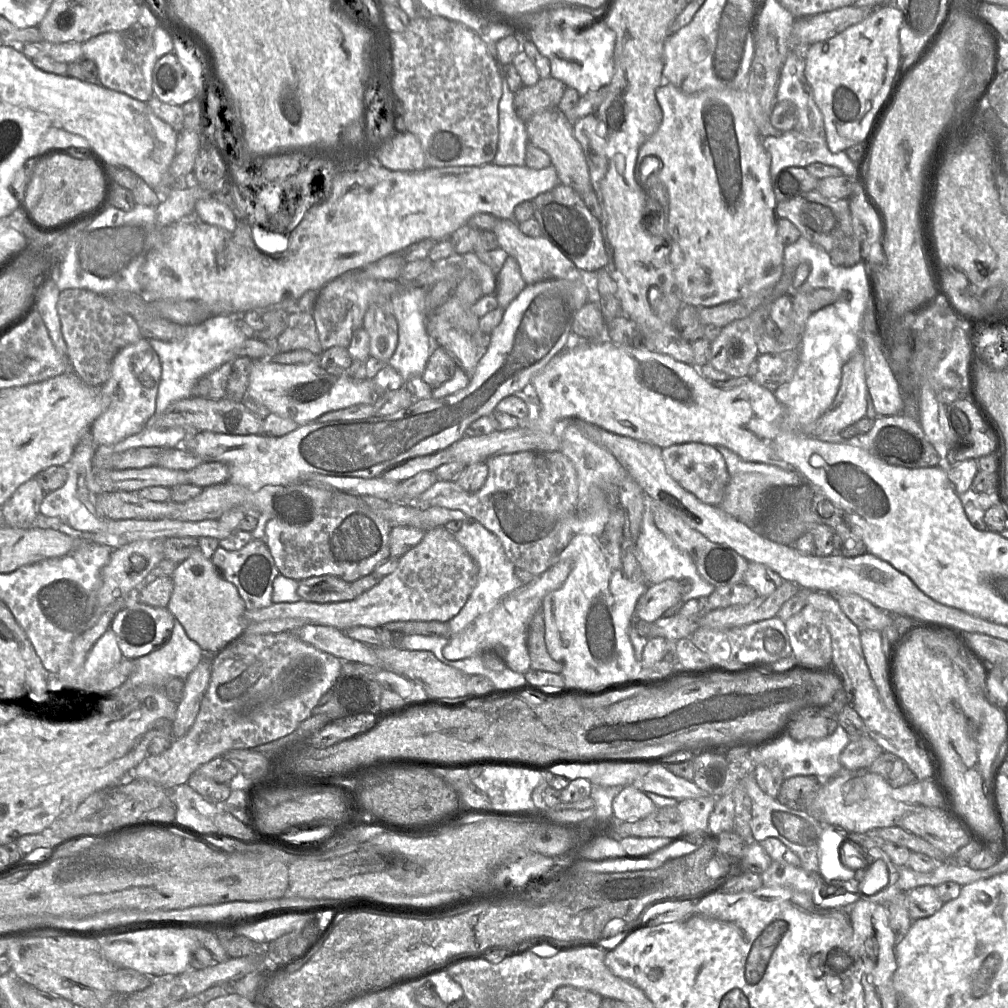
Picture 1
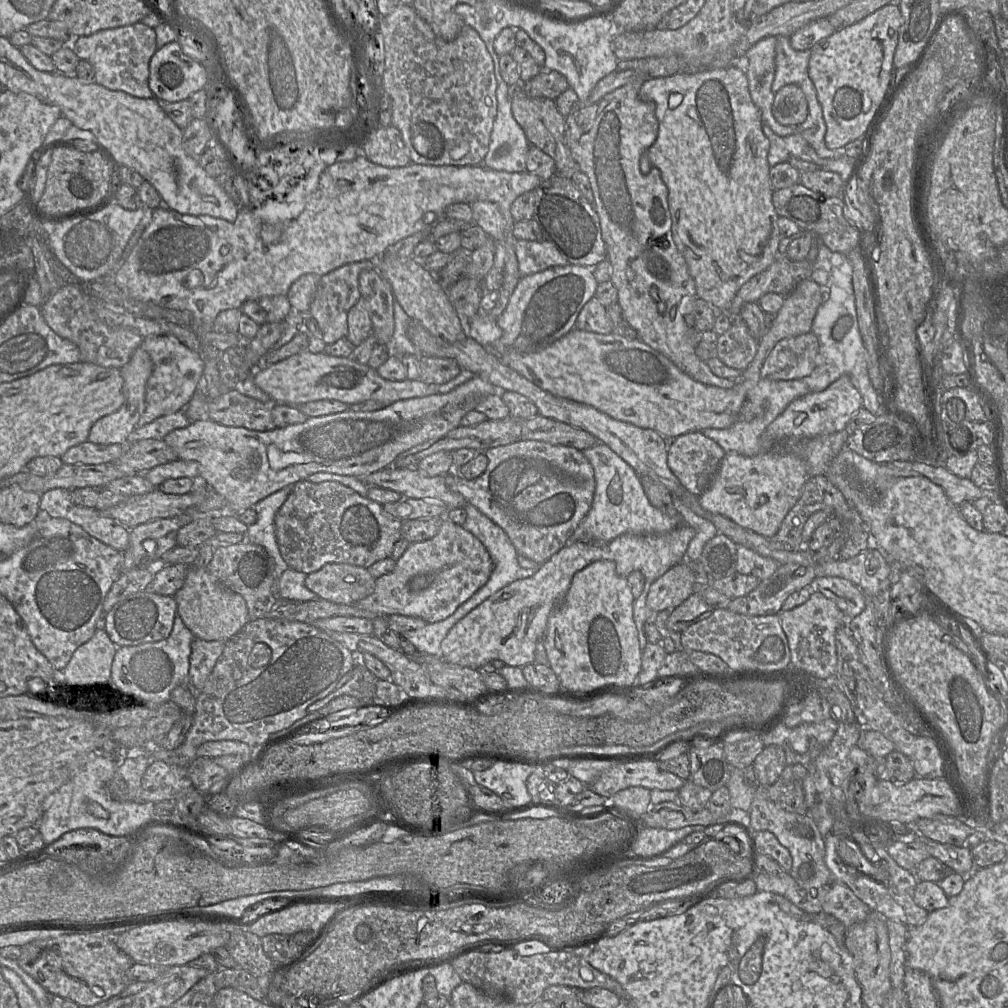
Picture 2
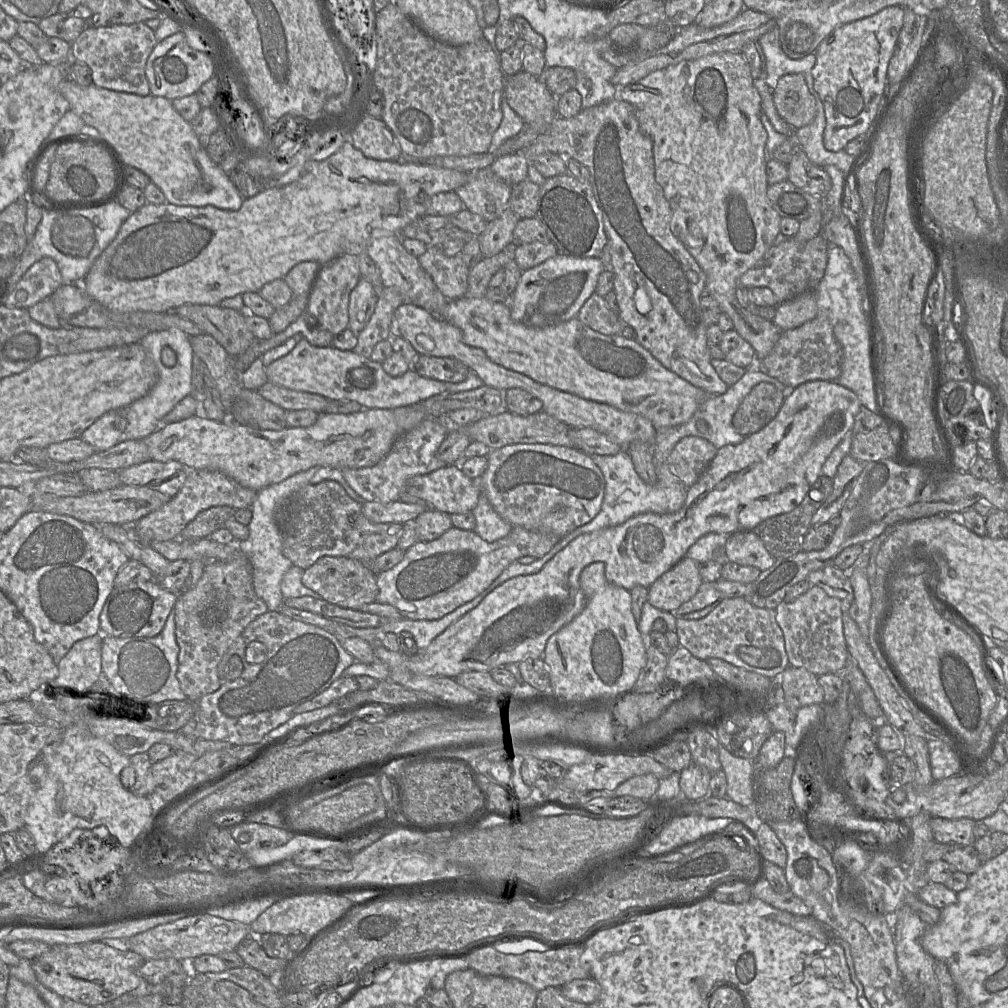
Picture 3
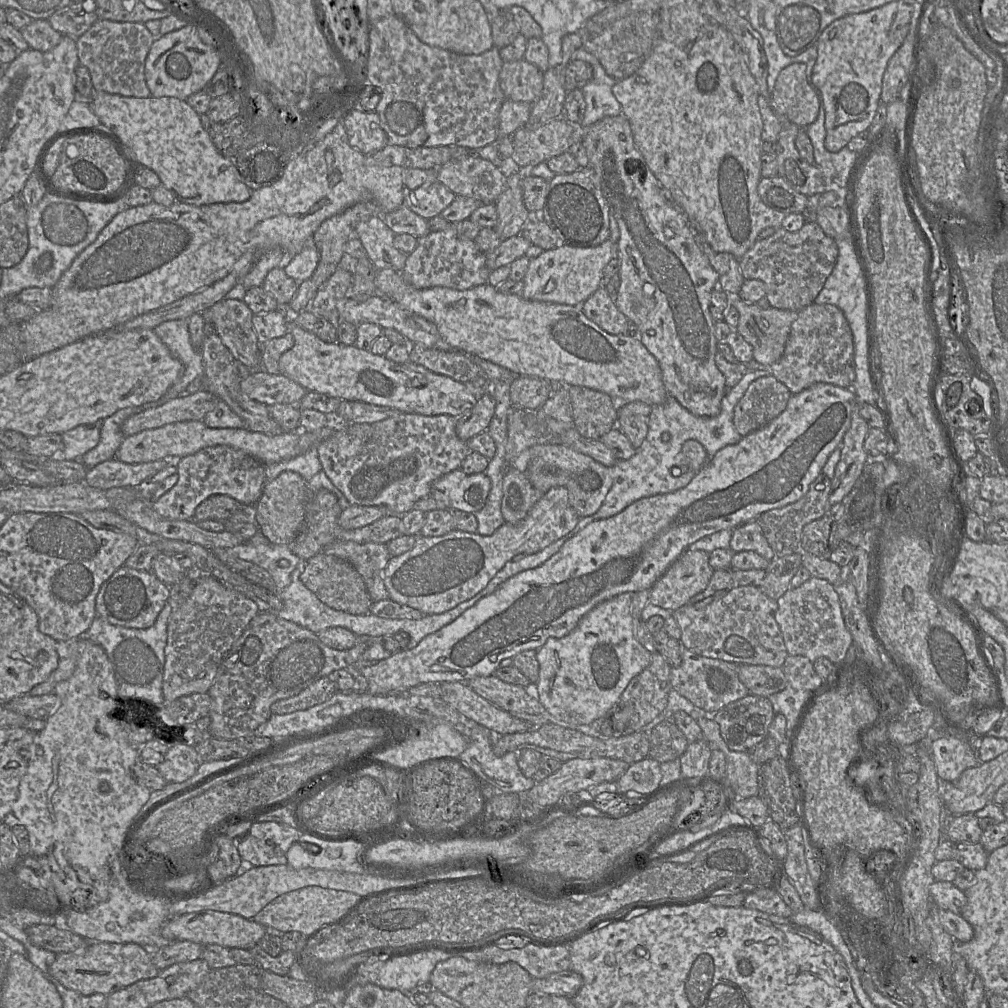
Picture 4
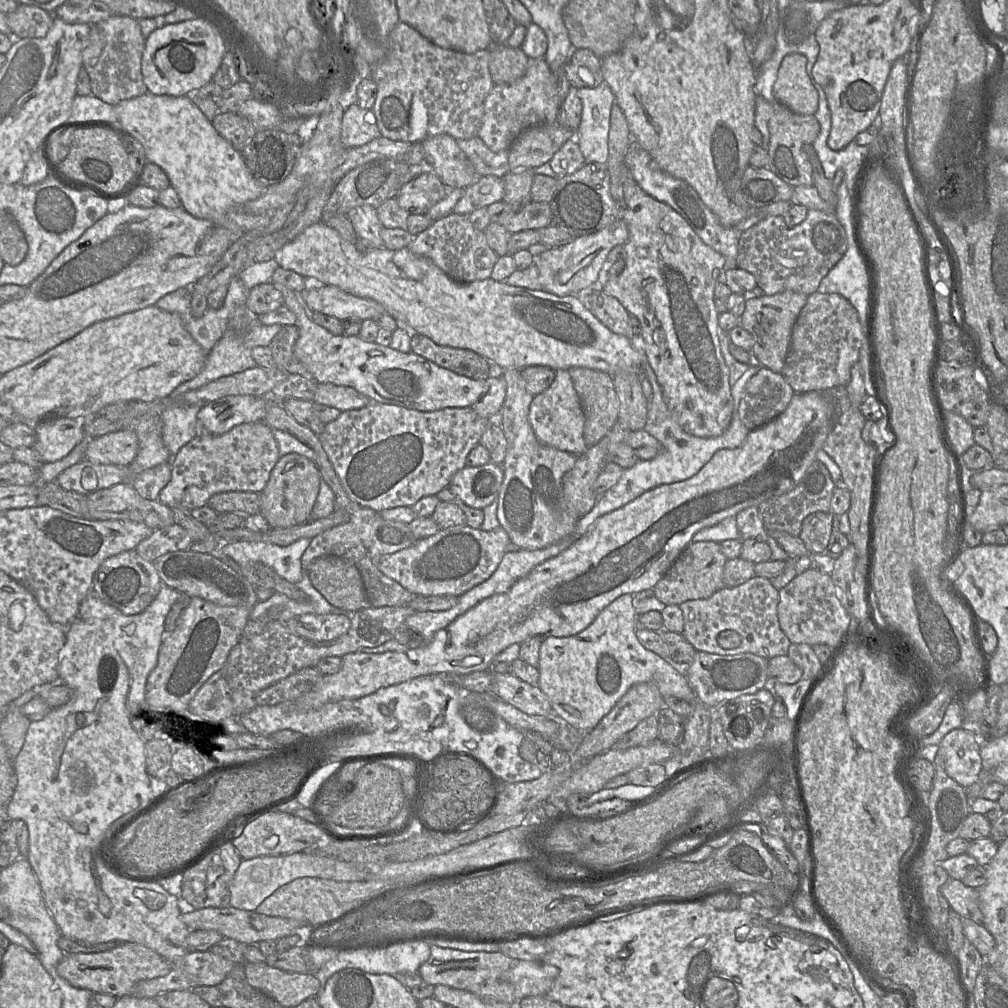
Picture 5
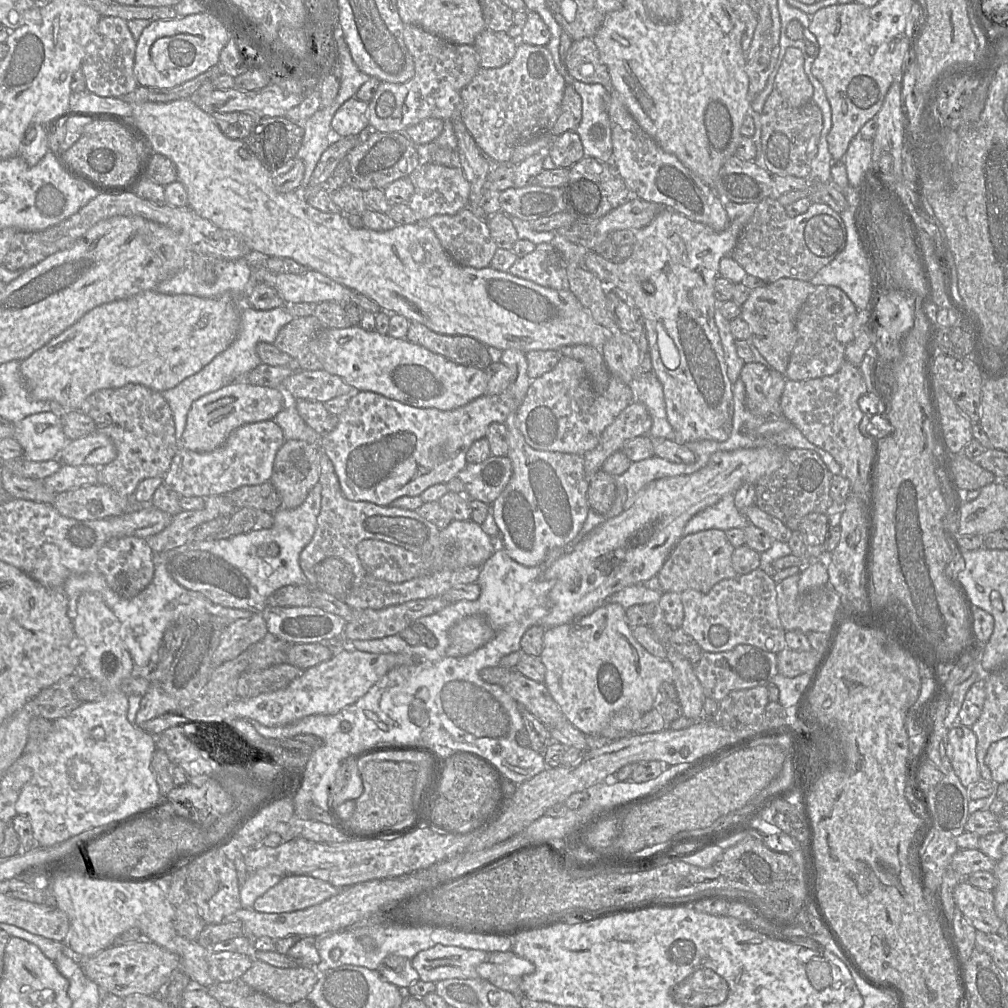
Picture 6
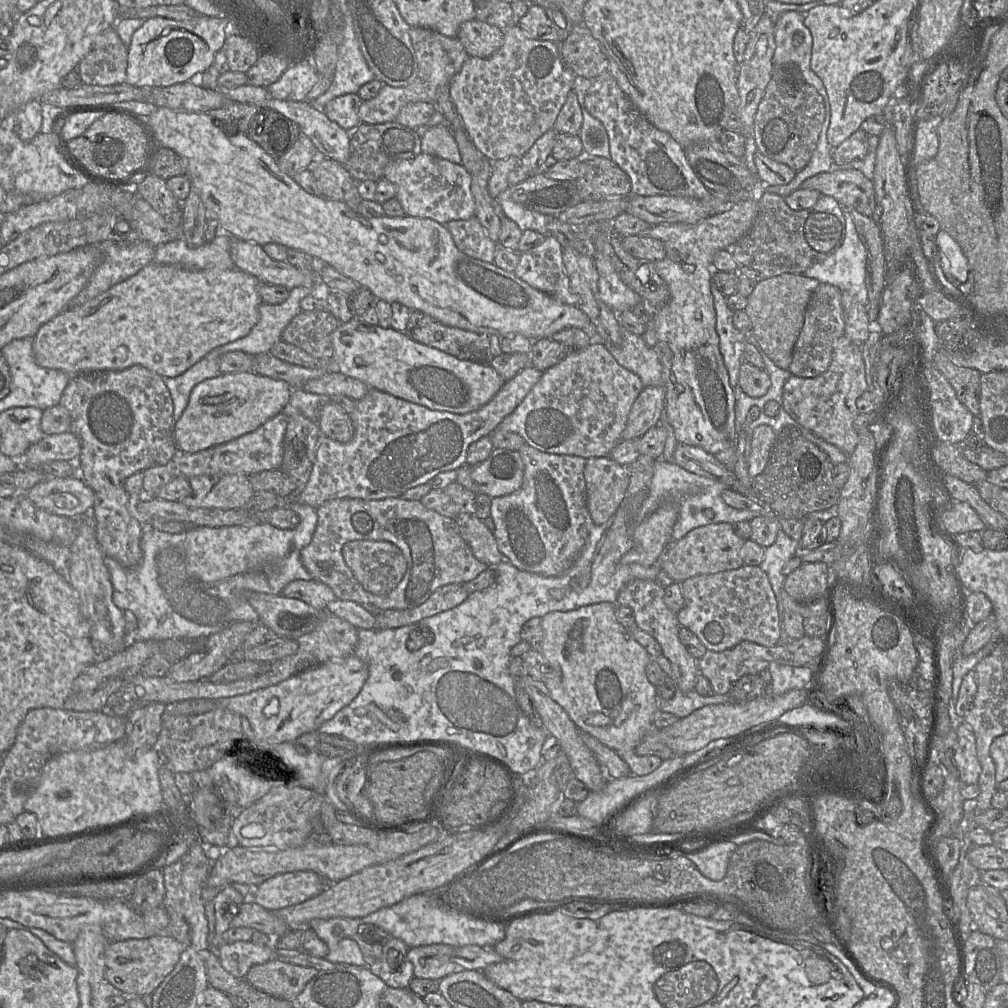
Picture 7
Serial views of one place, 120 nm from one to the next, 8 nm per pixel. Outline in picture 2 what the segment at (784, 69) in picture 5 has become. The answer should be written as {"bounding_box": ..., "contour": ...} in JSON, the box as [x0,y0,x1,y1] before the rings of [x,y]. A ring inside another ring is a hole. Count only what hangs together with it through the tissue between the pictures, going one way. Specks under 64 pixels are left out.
{"bounding_box":[773,84,808,126],"contour":[[[787,84],[774,96],[773,115],[782,125],[797,126],[808,116],[808,102],[802,89],[796,84]]]}

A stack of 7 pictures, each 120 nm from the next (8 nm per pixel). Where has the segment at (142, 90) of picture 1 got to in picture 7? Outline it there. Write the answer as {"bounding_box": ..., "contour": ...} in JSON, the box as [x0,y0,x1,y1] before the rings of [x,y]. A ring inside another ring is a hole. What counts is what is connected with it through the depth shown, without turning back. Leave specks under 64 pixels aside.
{"bounding_box":[77,25,128,86],"contour":[[[114,25],[95,38],[88,53],[78,64],[77,71],[84,84],[110,86],[126,83],[127,67],[128,47],[121,41]]]}

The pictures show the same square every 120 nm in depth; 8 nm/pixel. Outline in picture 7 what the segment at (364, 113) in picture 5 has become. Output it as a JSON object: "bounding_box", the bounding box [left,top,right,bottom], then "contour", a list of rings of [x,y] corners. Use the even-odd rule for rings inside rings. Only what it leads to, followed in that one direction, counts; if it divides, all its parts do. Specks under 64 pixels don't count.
{"bounding_box":[324,94,362,132],"contour":[[[345,94],[329,101],[324,112],[331,121],[351,132],[360,124],[358,112],[362,102],[357,94]]]}

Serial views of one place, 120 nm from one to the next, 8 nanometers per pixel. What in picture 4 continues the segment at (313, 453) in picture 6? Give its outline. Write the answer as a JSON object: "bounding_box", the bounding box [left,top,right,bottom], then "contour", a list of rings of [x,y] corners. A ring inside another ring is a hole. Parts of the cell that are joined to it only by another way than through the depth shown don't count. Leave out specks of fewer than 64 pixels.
{"bounding_box":[255,471,313,544],"contour":[[[284,471],[267,483],[255,506],[255,521],[263,535],[274,544],[289,544],[300,532],[313,490],[300,474]]]}

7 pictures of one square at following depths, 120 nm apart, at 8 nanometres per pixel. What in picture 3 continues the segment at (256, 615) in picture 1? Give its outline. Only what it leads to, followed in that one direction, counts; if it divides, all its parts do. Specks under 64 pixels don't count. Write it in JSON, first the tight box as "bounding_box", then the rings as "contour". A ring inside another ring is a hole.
{"bounding_box":[376,526,560,619],"contour":[[[453,526],[437,539],[417,541],[405,551],[402,561],[378,573],[376,602],[394,606],[406,619],[440,619],[482,593],[512,562],[524,556],[540,558],[560,539],[554,534],[513,527],[507,536],[487,542],[474,530]]]}

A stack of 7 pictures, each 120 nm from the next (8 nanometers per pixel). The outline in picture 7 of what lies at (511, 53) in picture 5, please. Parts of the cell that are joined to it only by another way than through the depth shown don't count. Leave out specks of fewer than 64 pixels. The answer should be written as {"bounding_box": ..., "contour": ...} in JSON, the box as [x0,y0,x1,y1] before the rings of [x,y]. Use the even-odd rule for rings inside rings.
{"bounding_box":[456,19,503,58],"contour":[[[472,19],[462,23],[456,36],[468,56],[488,58],[503,45],[503,31]]]}

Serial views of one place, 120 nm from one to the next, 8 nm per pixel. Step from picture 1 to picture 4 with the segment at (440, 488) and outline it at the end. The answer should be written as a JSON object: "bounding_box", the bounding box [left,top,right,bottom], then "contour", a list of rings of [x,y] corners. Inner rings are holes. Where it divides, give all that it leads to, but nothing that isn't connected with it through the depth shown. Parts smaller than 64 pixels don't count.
{"bounding_box":[510,444,613,518],"contour":[[[559,444],[533,445],[517,455],[510,466],[523,473],[542,497],[554,487],[567,488],[569,503],[580,518],[593,515],[599,510],[613,483],[609,467]]]}

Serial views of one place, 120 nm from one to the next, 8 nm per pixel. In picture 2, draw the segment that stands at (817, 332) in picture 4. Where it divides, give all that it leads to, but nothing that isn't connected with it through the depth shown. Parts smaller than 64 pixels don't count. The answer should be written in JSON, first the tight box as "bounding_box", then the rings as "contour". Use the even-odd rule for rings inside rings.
{"bounding_box":[761,332,819,380],"contour":[[[813,332],[779,341],[763,362],[761,378],[796,380],[809,376],[816,367],[819,341]]]}

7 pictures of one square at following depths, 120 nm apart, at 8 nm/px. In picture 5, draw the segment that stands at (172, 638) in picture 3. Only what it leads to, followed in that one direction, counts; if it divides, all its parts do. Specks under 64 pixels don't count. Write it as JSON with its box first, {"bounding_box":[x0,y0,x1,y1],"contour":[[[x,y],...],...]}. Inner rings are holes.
{"bounding_box":[78,583,189,726],"contour":[[[162,583],[161,589],[153,602],[144,611],[135,615],[123,614],[120,610],[105,603],[90,592],[80,603],[78,618],[86,622],[99,620],[99,625],[101,625],[103,630],[108,635],[112,634],[114,647],[127,669],[129,687],[126,700],[132,726],[133,717],[137,717],[138,721],[146,720],[143,717],[146,682],[149,674],[157,664],[159,650],[166,637],[164,633],[166,617],[172,605],[186,597],[189,596]]]}

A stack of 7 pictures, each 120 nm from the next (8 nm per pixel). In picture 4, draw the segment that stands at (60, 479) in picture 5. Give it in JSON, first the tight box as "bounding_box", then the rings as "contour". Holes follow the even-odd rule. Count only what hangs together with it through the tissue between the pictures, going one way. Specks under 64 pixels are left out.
{"bounding_box":[83,458,171,490],"contour":[[[113,458],[89,468],[83,482],[101,490],[137,487],[145,479],[171,464],[168,460],[127,464]]]}

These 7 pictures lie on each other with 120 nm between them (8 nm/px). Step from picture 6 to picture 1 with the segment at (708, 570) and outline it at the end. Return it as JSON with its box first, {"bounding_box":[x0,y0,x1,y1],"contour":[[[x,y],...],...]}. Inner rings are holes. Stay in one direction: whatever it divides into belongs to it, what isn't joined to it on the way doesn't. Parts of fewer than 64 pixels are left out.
{"bounding_box":[635,579,681,623],"contour":[[[666,579],[660,583],[649,584],[636,604],[635,617],[648,623],[655,622],[681,599],[681,583],[678,580]]]}

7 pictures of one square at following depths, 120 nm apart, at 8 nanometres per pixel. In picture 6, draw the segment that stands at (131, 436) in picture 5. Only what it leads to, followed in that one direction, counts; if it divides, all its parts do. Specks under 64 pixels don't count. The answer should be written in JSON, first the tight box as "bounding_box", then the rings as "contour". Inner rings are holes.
{"bounding_box":[58,433,117,466],"contour":[[[93,433],[82,438],[70,440],[60,452],[58,460],[70,466],[104,466],[117,456],[112,440],[104,434]]]}

